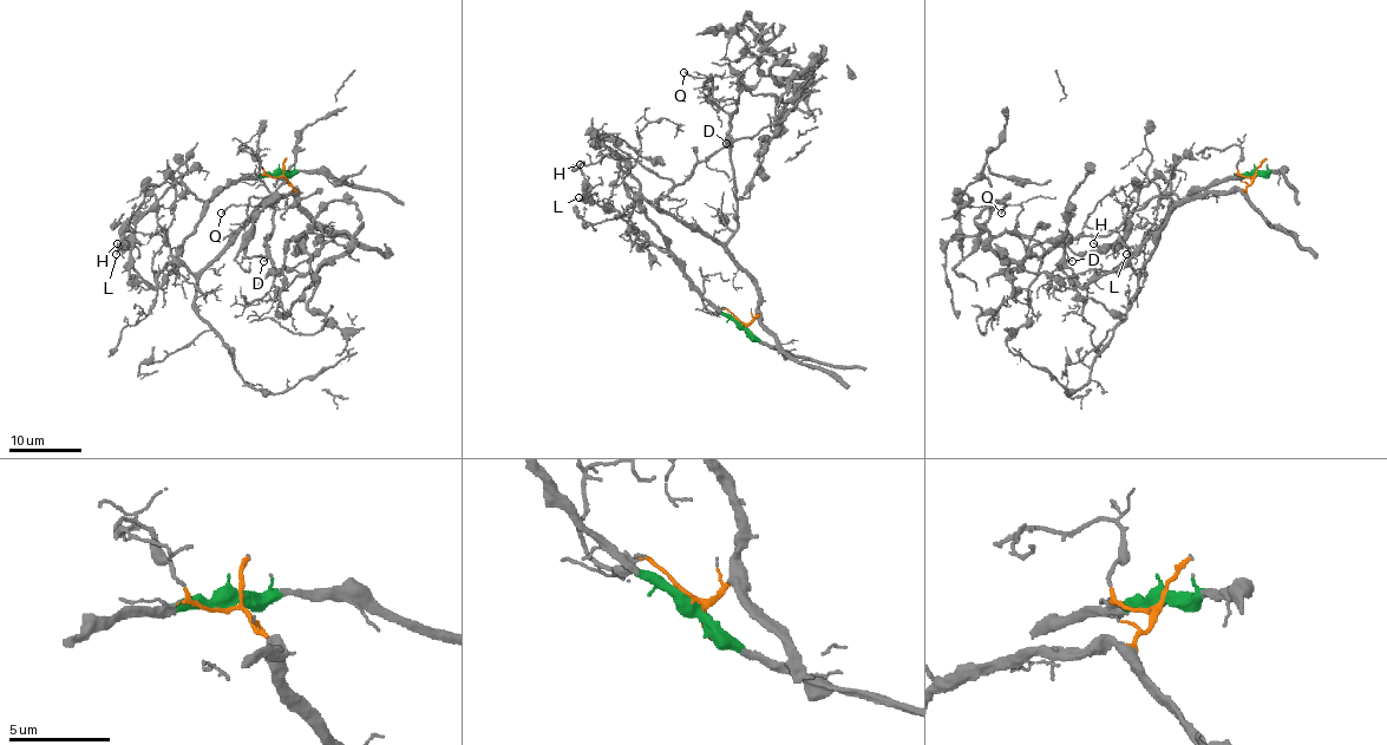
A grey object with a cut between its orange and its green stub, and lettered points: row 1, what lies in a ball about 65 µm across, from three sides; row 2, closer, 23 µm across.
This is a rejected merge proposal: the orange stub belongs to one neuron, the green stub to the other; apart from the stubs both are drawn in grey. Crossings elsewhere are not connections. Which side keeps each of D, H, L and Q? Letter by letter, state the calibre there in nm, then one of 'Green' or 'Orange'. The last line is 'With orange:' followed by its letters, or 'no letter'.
D: Thickness 110 nm. Orange
H: Thickness 120 nm. Green
L: Thickness 140 nm. Green
Q: Thickness 170 nm. Orange
With orange: D, Q

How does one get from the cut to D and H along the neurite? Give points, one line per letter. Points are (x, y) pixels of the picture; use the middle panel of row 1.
D: (743, 324), (757, 314), (757, 281), (727, 247), (737, 221), (737, 184), (727, 135), (726, 143)
H: (743, 325), (724, 317), (671, 256), (641, 241), (623, 217), (587, 197), (580, 164)

